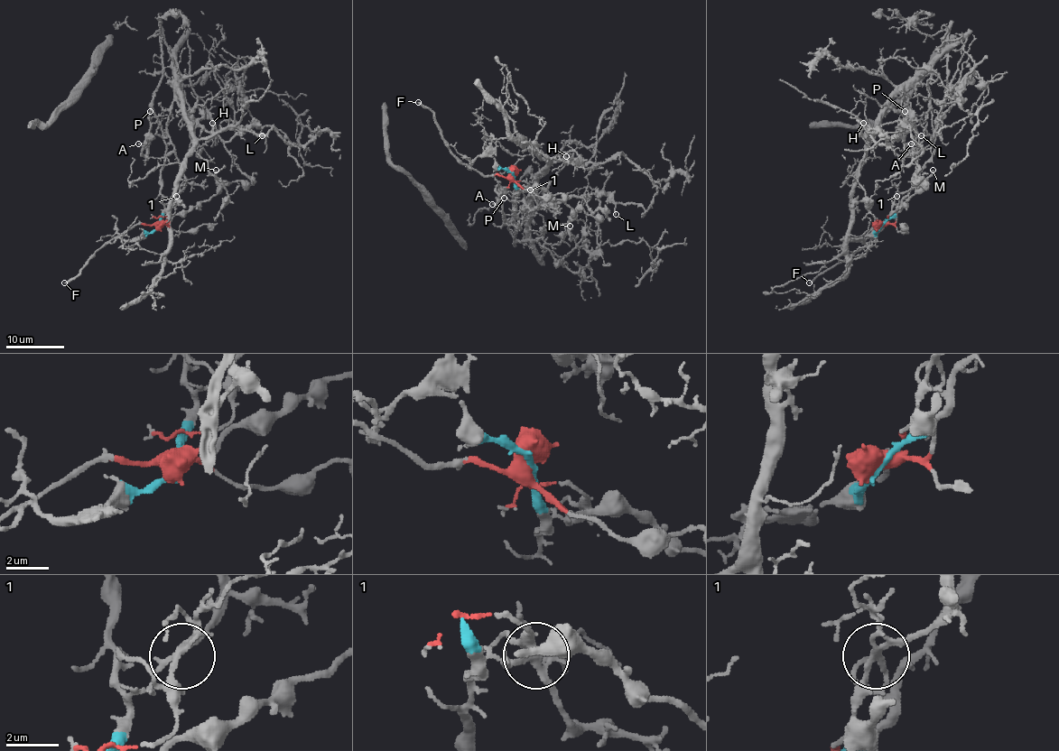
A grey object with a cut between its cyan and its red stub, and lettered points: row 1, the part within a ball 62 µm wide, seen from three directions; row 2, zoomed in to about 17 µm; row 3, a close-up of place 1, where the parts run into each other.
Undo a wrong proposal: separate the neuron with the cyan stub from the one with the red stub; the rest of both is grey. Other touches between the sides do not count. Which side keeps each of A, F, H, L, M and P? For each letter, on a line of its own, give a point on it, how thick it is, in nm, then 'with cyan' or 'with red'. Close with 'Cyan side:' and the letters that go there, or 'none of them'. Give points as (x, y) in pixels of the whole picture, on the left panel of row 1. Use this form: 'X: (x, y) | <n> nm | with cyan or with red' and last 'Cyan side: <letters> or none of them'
A: (138, 143) | 280 nm | with cyan
F: (64, 282) | 200 nm | with red
H: (212, 123) | 120 nm | with red
L: (262, 135) | 160 nm | with red
M: (216, 170) | 190 nm | with red
P: (150, 111) | 110 nm | with cyan
Cyan side: A, P

